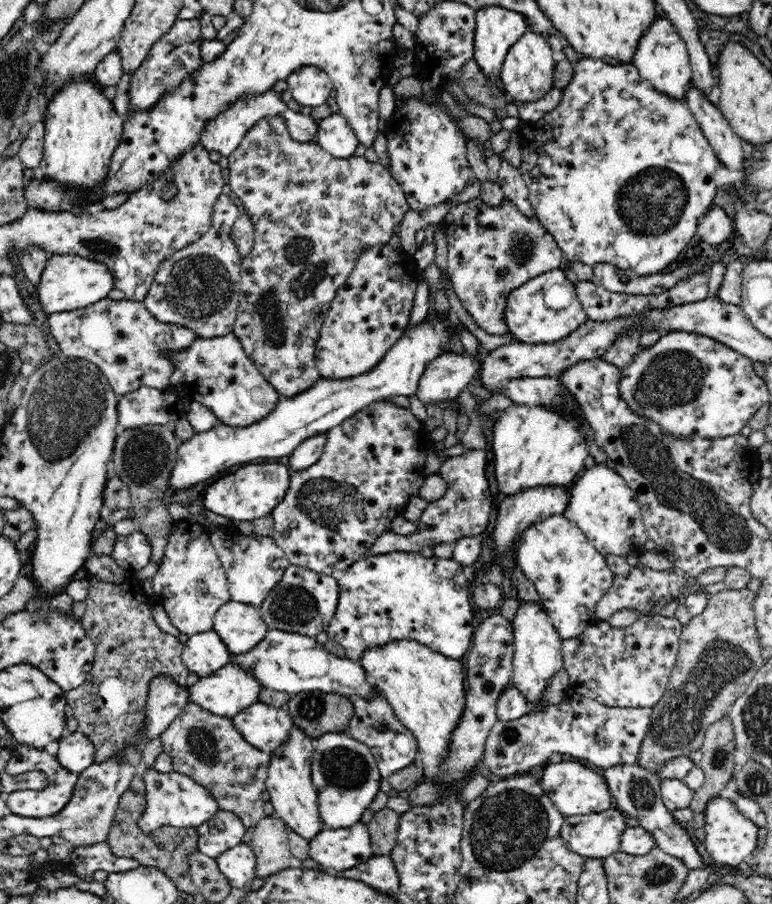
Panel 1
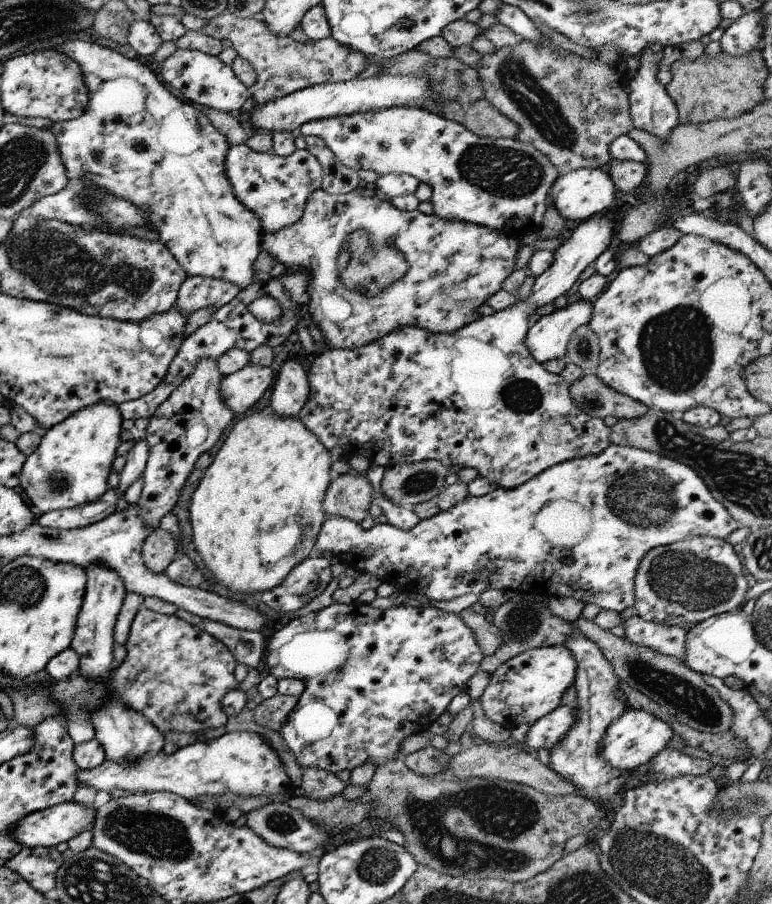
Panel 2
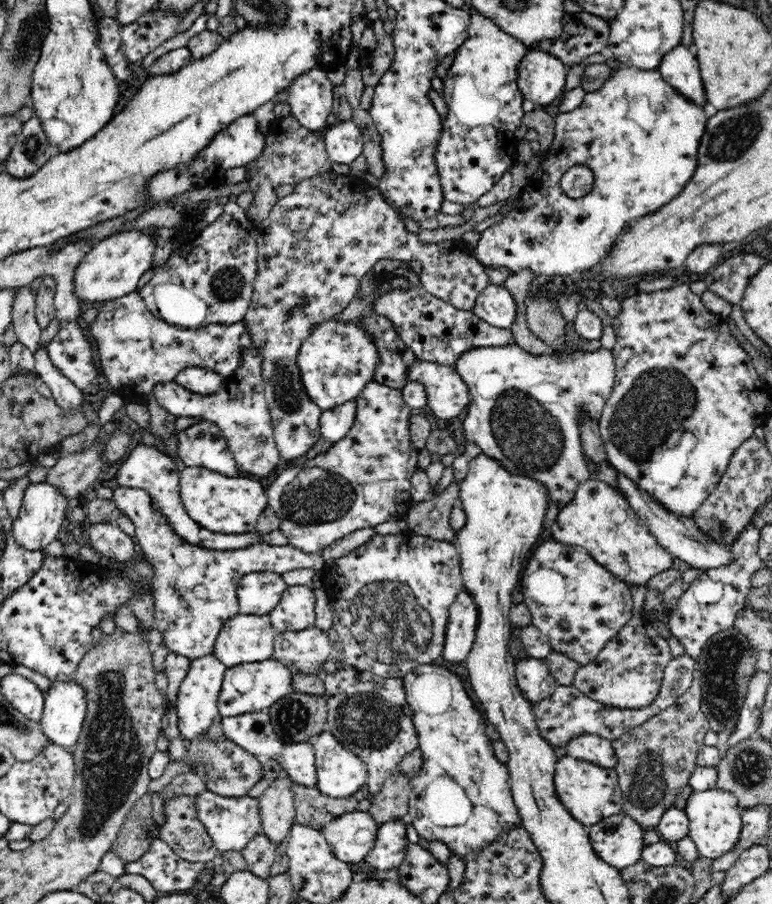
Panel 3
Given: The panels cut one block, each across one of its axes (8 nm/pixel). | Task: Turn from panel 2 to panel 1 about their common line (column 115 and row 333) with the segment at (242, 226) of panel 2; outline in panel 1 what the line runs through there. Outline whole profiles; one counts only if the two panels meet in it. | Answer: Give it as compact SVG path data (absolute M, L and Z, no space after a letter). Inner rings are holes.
M109 297L94 302L87 307L66 312L48 314L52 334L59 342L63 357L82 359L95 364L104 373L112 392L118 397L134 392L141 387L164 390L168 387L171 374L176 370L172 361L174 352L188 350L199 336L186 326L175 325L158 320L146 307L143 301L128 299L112 300Z

